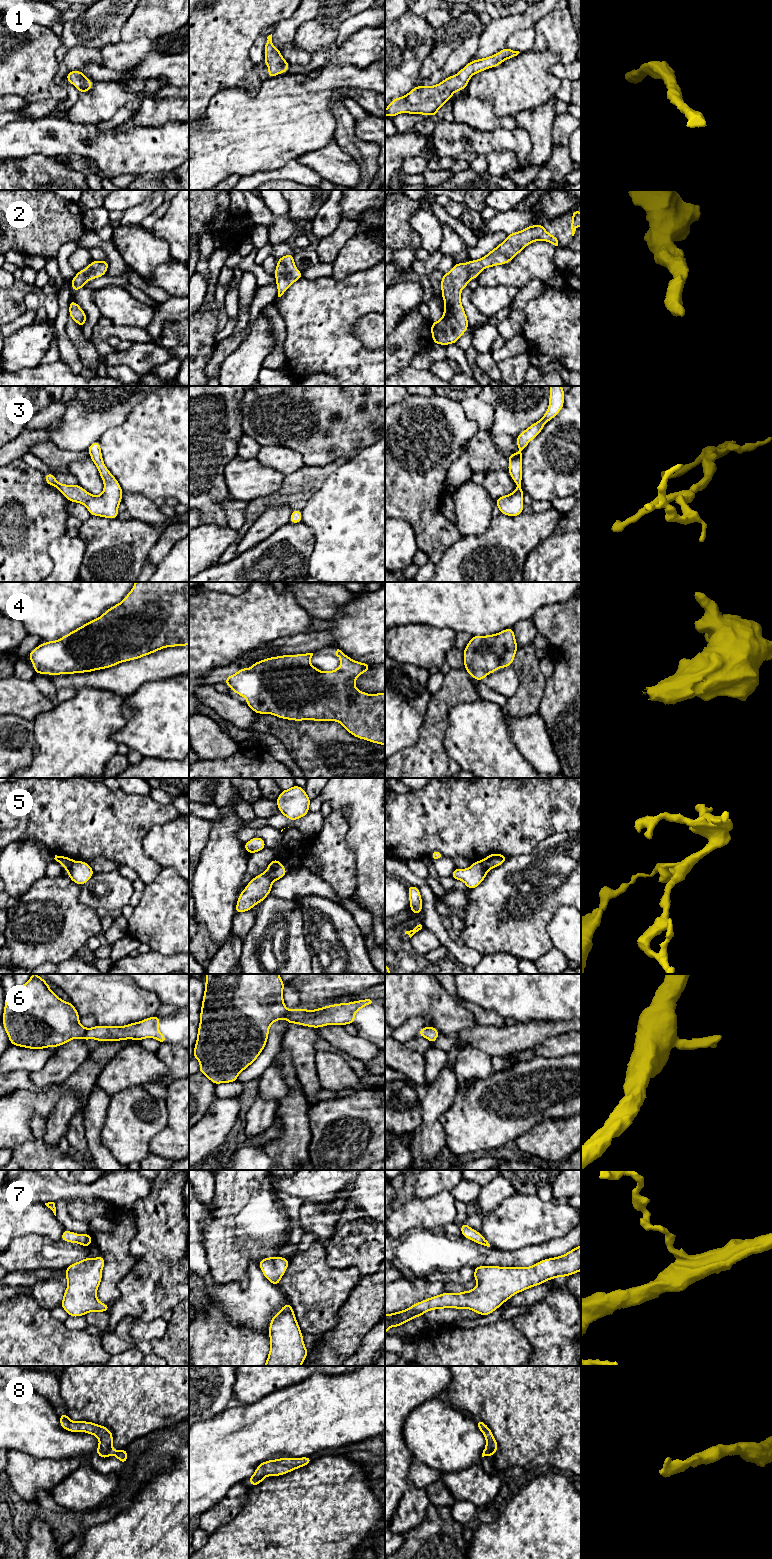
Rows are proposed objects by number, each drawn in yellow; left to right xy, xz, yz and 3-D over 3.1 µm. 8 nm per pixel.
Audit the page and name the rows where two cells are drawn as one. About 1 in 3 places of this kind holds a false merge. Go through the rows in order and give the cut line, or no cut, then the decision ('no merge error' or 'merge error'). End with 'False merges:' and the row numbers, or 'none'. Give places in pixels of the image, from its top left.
1: no cut; no merge error
2: no cut; no merge error
3: no cut; no merge error
4: no cut; no merge error
5: cut in xy along (74, 861), (67, 870); merge error
6: no cut; no merge error
7: no cut; no merge error
8: no cut; no merge error
False merges: 5

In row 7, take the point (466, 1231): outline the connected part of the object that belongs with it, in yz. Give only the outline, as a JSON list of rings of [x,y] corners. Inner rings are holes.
[[[464,1222],[461,1226],[461,1234],[467,1239],[476,1242],[478,1245],[484,1245],[490,1247],[490,1244],[485,1239],[485,1237],[478,1231],[469,1227],[466,1222]]]

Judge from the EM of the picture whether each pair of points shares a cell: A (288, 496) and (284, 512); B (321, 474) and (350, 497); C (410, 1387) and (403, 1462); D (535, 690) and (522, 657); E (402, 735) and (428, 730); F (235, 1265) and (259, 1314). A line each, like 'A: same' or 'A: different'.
A: different
B: different
C: same
D: same
E: different
F: different

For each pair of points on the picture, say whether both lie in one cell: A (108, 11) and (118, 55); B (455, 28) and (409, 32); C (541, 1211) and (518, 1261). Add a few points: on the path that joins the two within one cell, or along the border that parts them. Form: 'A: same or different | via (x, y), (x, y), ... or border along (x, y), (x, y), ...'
A: different | border along (121, 40), (105, 44), (99, 49)
B: different | border along (436, 30), (435, 46), (429, 53)
C: different | border along (547, 1241), (512, 1250), (501, 1250)

